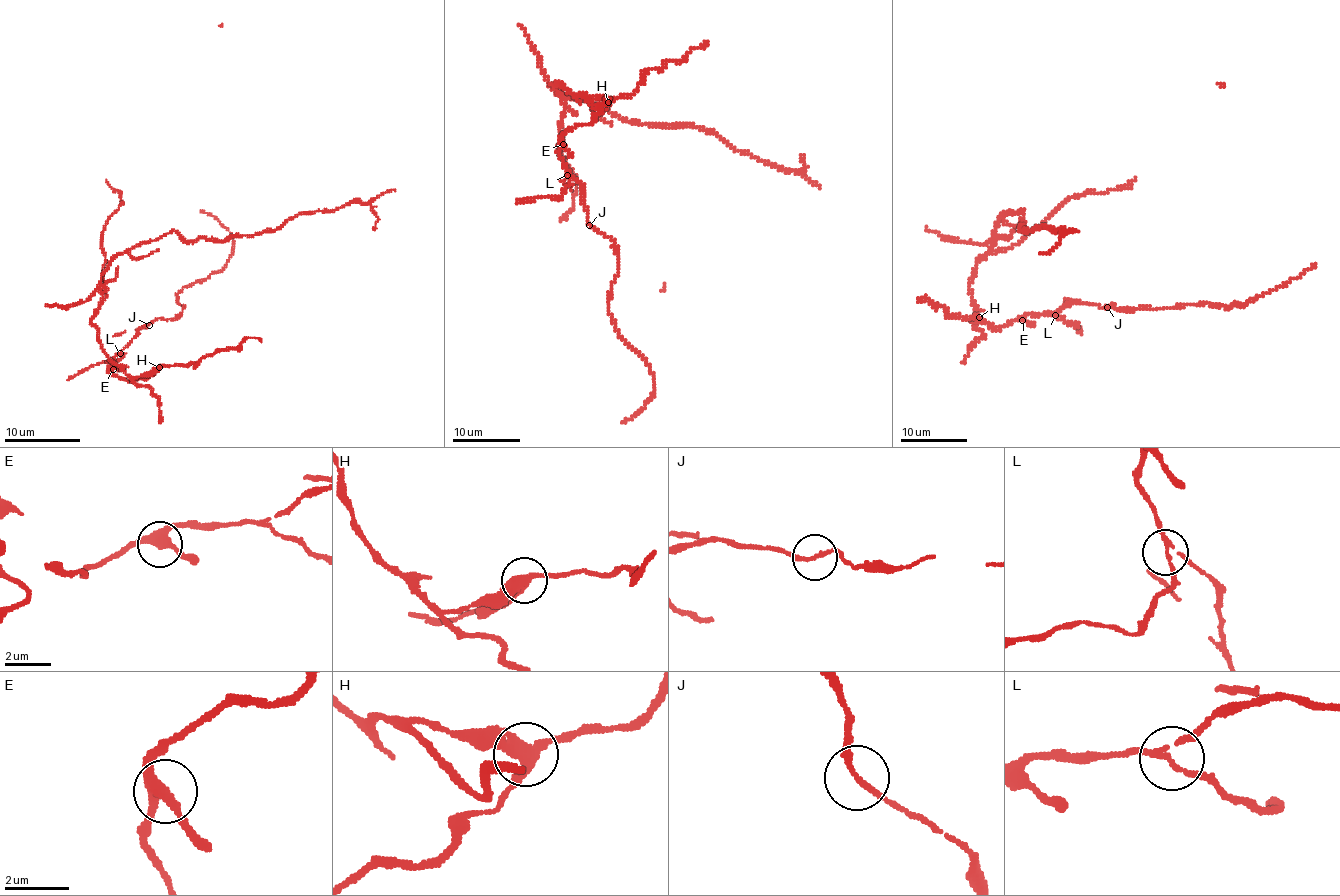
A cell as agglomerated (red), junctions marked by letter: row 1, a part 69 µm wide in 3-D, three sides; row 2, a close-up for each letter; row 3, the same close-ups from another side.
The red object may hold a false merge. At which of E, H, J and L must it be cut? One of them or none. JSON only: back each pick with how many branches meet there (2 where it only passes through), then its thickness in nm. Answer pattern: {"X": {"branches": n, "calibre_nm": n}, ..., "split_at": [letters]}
{"H": {"branches": 3, "calibre_nm": 340}, "split_at": ["H"]}

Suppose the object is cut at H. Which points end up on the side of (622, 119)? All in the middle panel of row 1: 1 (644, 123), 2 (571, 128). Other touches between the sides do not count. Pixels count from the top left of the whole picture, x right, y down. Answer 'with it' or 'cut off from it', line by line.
1: with it
2: cut off from it

